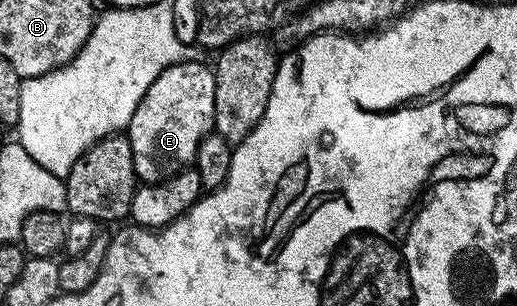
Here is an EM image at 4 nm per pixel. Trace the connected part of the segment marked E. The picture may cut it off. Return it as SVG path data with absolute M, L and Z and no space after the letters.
M193 58L168 66L168 70L148 86L130 125L124 129L124 135L130 139L134 172L139 181L156 184L193 165L200 142L214 126L215 94L213 71Z

